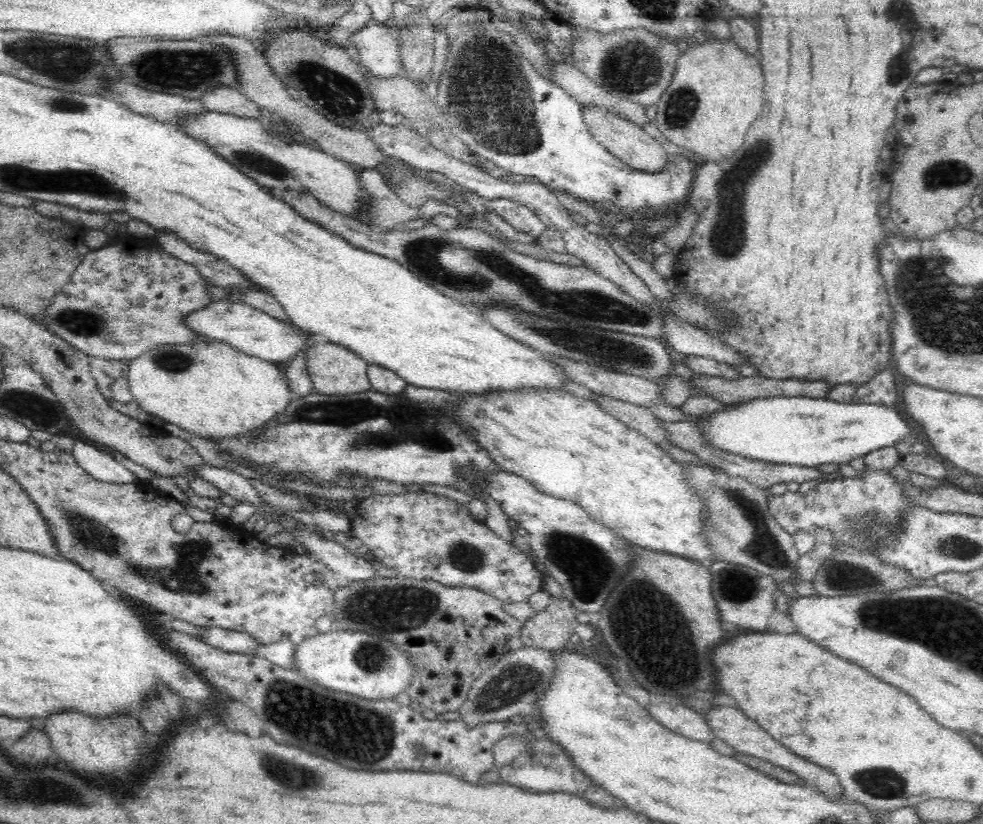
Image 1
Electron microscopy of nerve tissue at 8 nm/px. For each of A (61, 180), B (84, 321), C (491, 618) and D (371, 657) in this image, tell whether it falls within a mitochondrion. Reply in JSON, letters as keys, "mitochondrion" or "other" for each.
{"A":"mitochondrion","B":"mitochondrion","C":"other","D":"mitochondrion"}

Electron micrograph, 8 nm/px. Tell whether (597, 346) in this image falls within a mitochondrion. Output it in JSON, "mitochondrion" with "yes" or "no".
{"mitochondrion":"yes"}

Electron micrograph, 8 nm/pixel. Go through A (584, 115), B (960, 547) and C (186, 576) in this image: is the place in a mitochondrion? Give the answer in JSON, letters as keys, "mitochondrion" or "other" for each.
{"A":"other","B":"mitochondrion","C":"mitochondrion"}

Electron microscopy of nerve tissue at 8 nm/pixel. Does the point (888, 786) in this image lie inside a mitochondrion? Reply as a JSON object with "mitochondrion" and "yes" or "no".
{"mitochondrion":"yes"}

